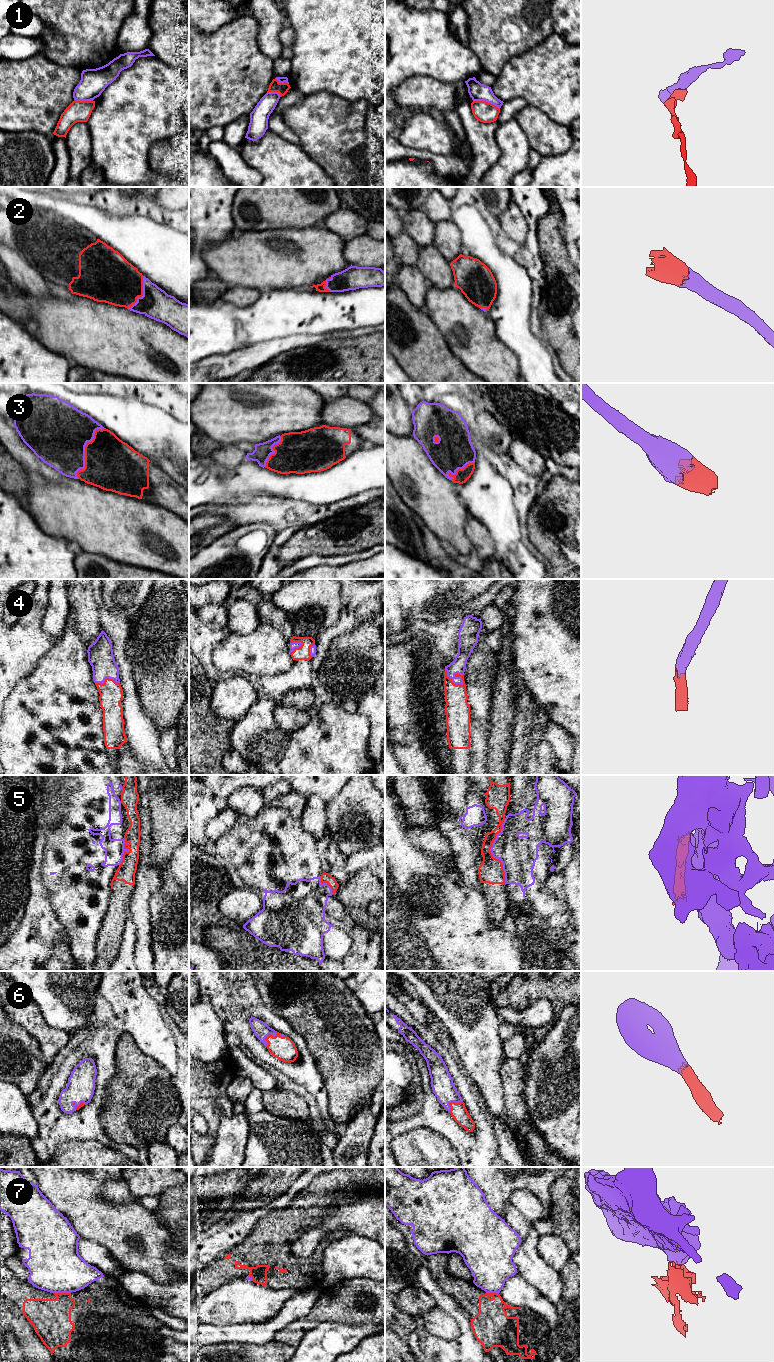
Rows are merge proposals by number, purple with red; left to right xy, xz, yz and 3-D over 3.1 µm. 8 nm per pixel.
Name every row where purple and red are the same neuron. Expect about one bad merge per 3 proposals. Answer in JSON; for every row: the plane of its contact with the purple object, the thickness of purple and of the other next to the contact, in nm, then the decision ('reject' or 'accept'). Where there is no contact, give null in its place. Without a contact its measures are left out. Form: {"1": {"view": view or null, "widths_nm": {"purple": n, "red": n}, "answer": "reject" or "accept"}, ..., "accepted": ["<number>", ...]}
{"1": {"view": "yz", "widths_nm": {"purple": 140, "red": 170}, "answer": "reject"}, "2": {"view": "xy", "widths_nm": {"purple": 240, "red": 380}, "answer": "accept"}, "3": {"view": "xy", "widths_nm": {"purple": 480, "red": 420}, "answer": "accept"}, "4": {"view": "yz", "widths_nm": {"purple": 110, "red": 200}, "answer": "accept"}, "5": {"view": "yz", "widths_nm": {"purple": 300, "red": 190}, "answer": "reject"}, "6": {"view": "xz", "widths_nm": {"purple": 130, "red": 190}, "answer": "accept"}, "7": {"view": "xy", "widths_nm": {"purple": 420, "red": 320}, "answer": "reject"}, "accepted": ["2", "3", "4", "6"]}

